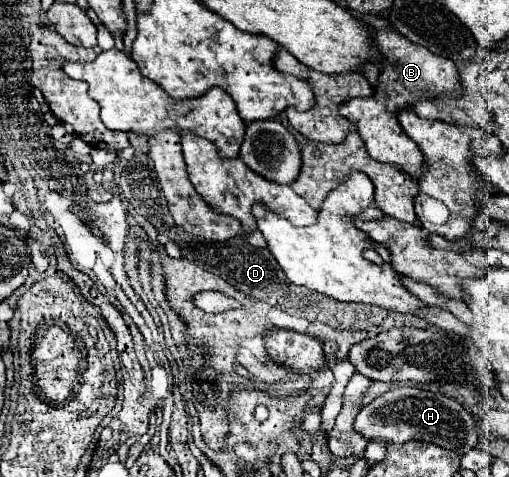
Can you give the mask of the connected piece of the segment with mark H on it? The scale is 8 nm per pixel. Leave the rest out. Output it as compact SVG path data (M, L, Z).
M395 387L385 395L373 399L357 413L353 429L369 441L383 441L385 445L403 441L429 441L439 447L465 453L477 443L477 427L473 417L455 401L439 393L429 393L419 387Z

